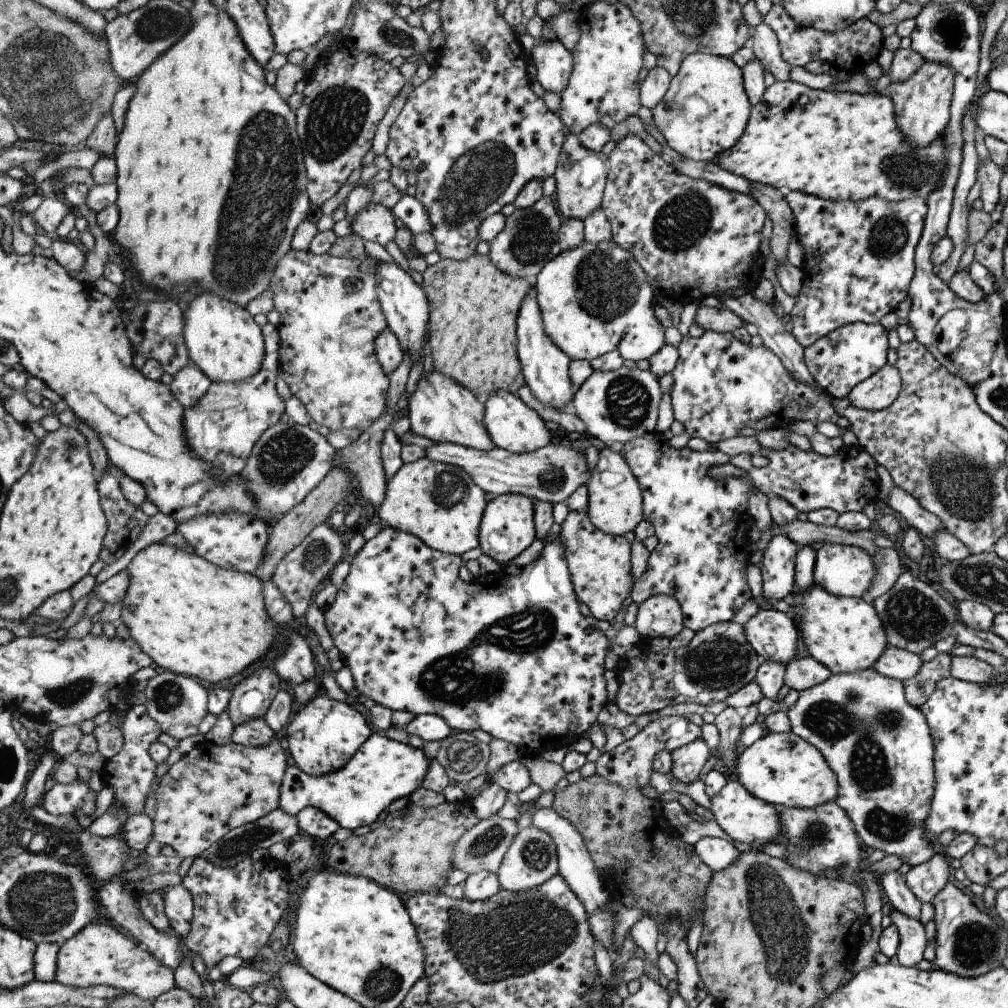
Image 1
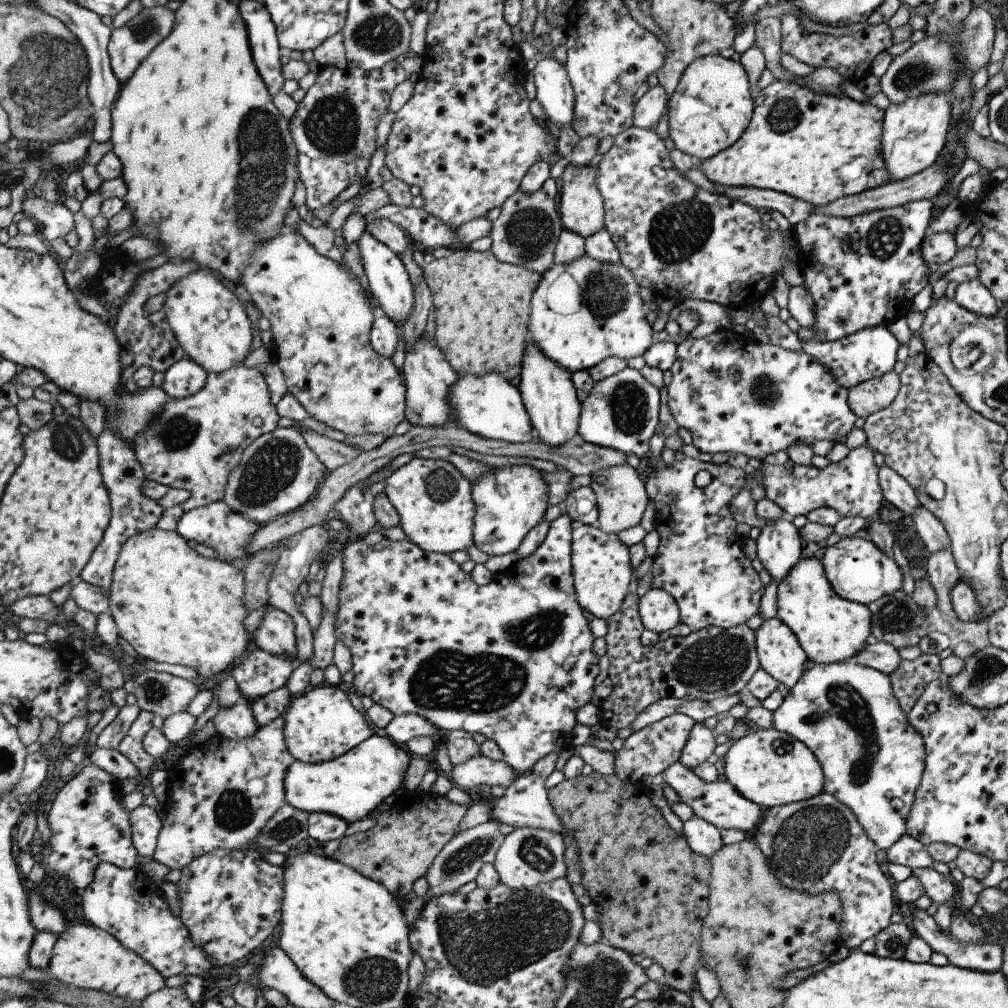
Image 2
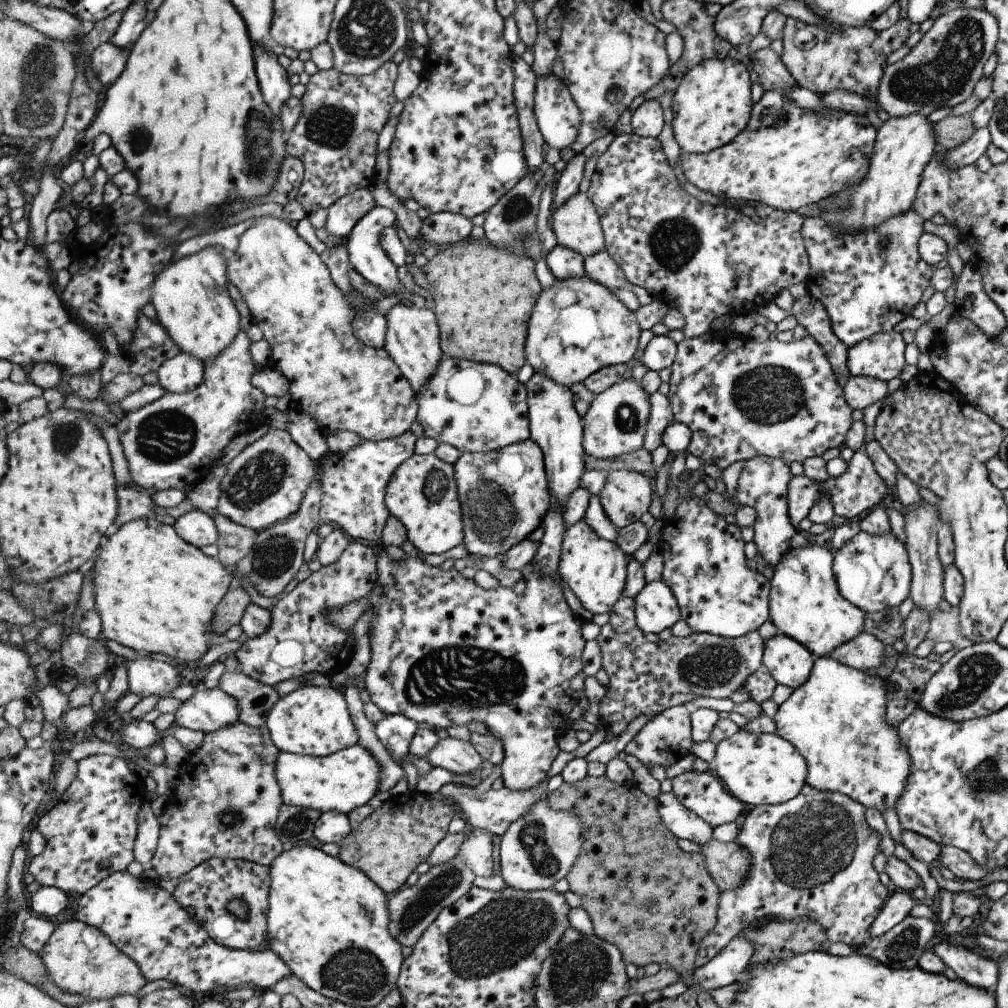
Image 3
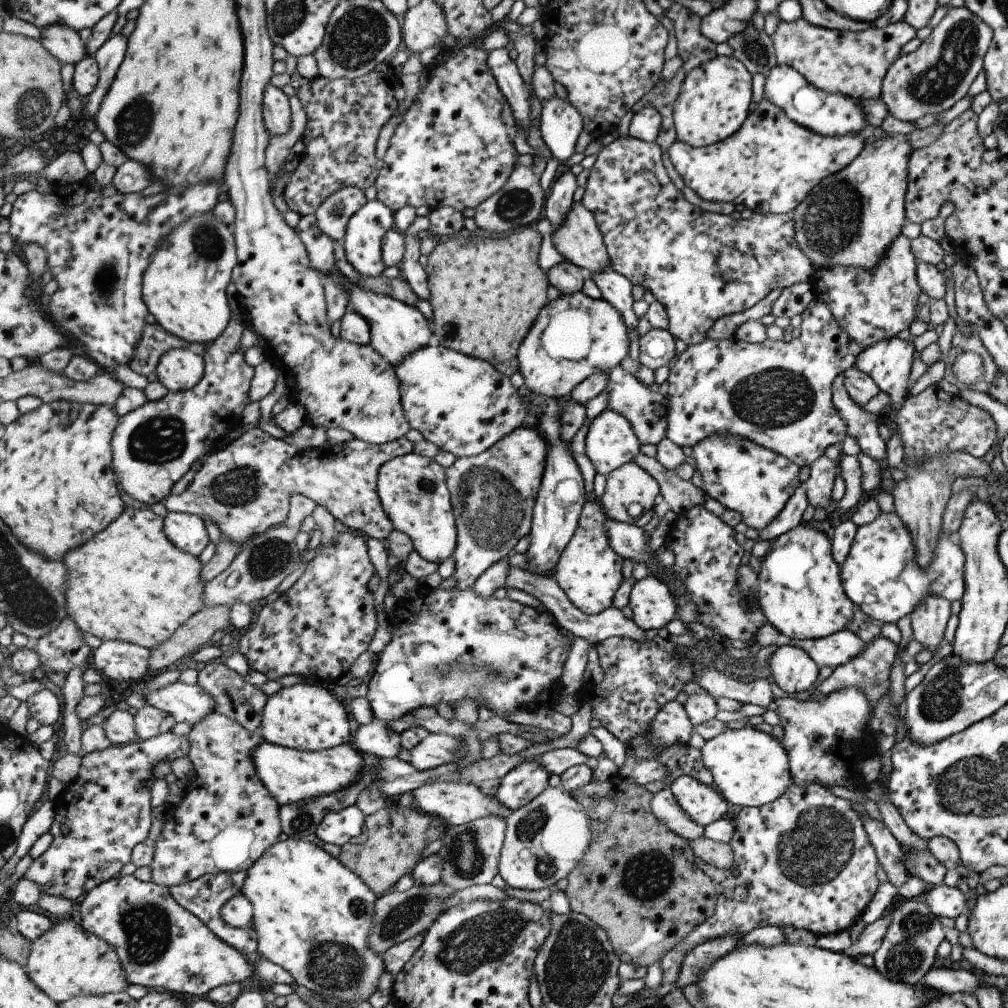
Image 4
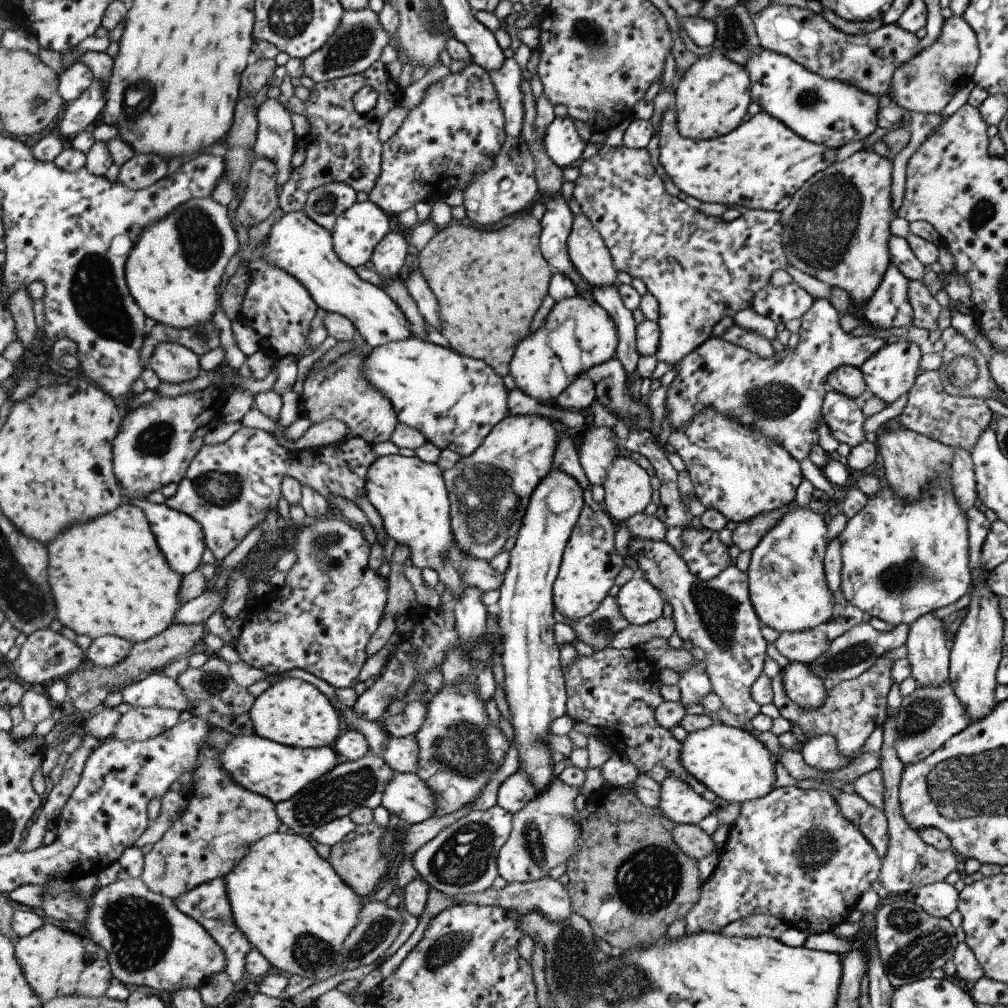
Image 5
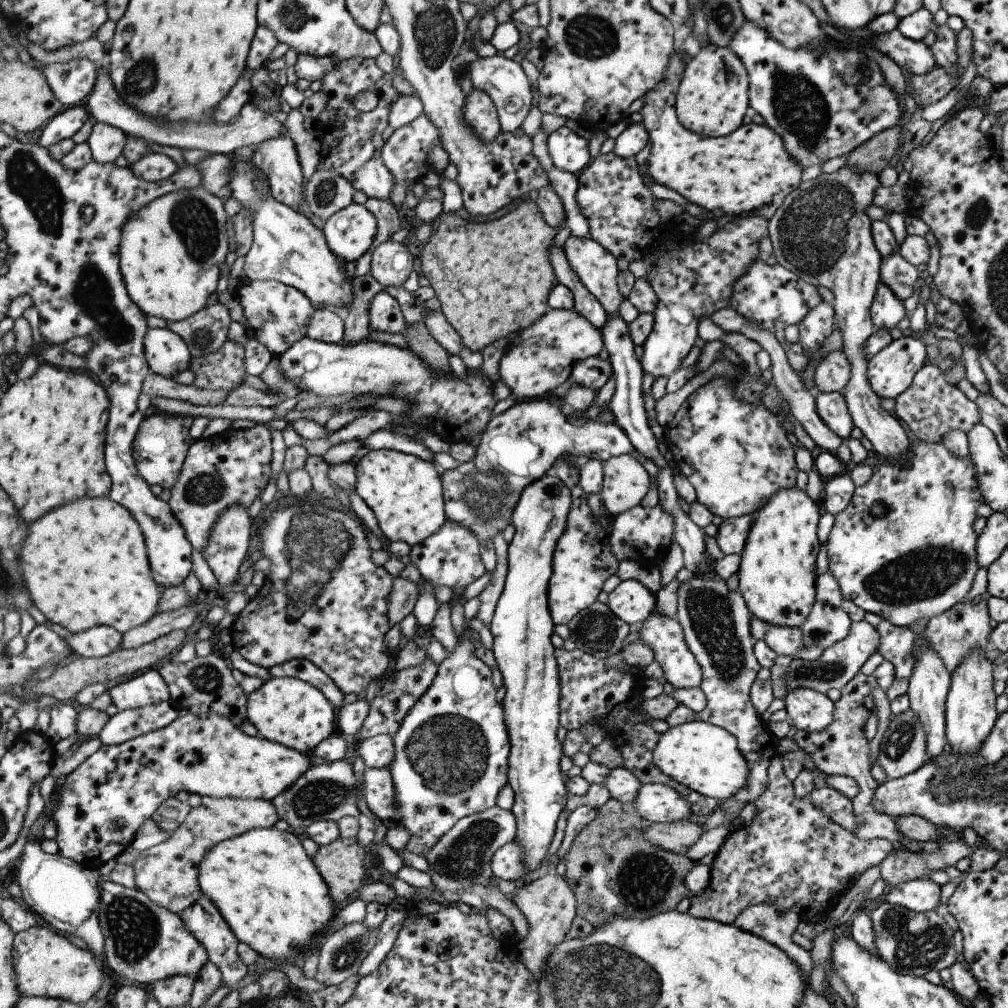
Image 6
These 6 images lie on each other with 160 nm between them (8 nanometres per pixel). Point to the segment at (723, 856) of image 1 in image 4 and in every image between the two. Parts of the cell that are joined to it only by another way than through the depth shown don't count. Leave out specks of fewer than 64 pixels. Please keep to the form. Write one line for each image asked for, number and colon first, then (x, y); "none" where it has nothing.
2: (704, 839)
3: (683, 823)
4: (664, 805)

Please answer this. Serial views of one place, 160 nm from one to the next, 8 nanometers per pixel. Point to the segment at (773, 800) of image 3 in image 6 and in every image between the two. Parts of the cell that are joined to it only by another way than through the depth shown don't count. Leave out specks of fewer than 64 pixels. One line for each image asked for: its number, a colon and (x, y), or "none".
4: (749, 768)
5: (734, 765)
6: (703, 757)

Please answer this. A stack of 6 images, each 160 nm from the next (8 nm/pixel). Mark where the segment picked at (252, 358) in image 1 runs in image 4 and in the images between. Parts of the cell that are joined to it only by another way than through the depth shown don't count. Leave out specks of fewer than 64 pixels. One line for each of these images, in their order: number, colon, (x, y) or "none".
2: (209, 321)
3: (189, 297)
4: (185, 288)

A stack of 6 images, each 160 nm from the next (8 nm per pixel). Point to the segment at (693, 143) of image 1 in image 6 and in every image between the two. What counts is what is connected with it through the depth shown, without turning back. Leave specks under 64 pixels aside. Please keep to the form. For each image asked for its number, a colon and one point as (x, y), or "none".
2: (710, 108)
3: (712, 105)
4: (712, 104)
5: (710, 99)
6: (712, 97)

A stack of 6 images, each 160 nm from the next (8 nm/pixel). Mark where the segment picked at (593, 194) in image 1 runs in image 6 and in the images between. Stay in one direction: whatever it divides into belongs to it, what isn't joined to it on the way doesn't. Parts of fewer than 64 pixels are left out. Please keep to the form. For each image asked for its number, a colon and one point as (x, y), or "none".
2: (581, 205)
3: (577, 224)
4: (579, 239)
5: (587, 248)
6: (595, 265)

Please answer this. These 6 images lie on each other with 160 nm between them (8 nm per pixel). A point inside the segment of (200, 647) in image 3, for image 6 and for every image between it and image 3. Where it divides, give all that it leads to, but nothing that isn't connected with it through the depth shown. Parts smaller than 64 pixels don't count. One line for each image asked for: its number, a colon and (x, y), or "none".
4: (130, 583)
5: (109, 576)
6: (87, 564)

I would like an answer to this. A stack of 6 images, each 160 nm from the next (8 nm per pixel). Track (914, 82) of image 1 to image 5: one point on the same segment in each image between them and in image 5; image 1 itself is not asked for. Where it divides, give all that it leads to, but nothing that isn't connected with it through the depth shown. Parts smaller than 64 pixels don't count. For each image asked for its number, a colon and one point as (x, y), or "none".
2: (912, 134)
3: (903, 145)
4: (849, 219)
5: (835, 227)

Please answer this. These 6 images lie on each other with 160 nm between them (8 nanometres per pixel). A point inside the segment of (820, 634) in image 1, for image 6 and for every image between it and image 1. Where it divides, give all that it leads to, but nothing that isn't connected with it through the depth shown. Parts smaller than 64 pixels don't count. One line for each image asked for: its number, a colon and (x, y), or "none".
2: (829, 629)
3: (804, 603)
4: (798, 589)
5: (787, 586)
6: (776, 572)

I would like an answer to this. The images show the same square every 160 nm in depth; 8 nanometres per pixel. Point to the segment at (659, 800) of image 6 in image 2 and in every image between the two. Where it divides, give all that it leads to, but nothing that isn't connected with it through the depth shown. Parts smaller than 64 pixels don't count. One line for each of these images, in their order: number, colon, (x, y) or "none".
2: (718, 803)
3: (703, 793)
4: (703, 804)
5: (680, 802)

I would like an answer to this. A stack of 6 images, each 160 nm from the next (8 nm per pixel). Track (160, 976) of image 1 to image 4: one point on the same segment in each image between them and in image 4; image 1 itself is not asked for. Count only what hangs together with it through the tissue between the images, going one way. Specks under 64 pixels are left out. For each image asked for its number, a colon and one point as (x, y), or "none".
2: (87, 957)
3: (80, 958)
4: (68, 961)

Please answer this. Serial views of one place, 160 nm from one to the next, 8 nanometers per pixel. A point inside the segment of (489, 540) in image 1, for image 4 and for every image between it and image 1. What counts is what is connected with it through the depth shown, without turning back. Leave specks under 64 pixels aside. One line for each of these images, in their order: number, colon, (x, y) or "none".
2: (510, 500)
3: (505, 494)
4: (494, 493)

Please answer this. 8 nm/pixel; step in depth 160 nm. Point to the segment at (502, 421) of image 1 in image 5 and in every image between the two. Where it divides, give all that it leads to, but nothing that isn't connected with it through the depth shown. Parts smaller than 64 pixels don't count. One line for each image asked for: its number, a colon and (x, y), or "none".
2: (489, 406)
3: (478, 407)
4: (464, 405)
5: (457, 401)

